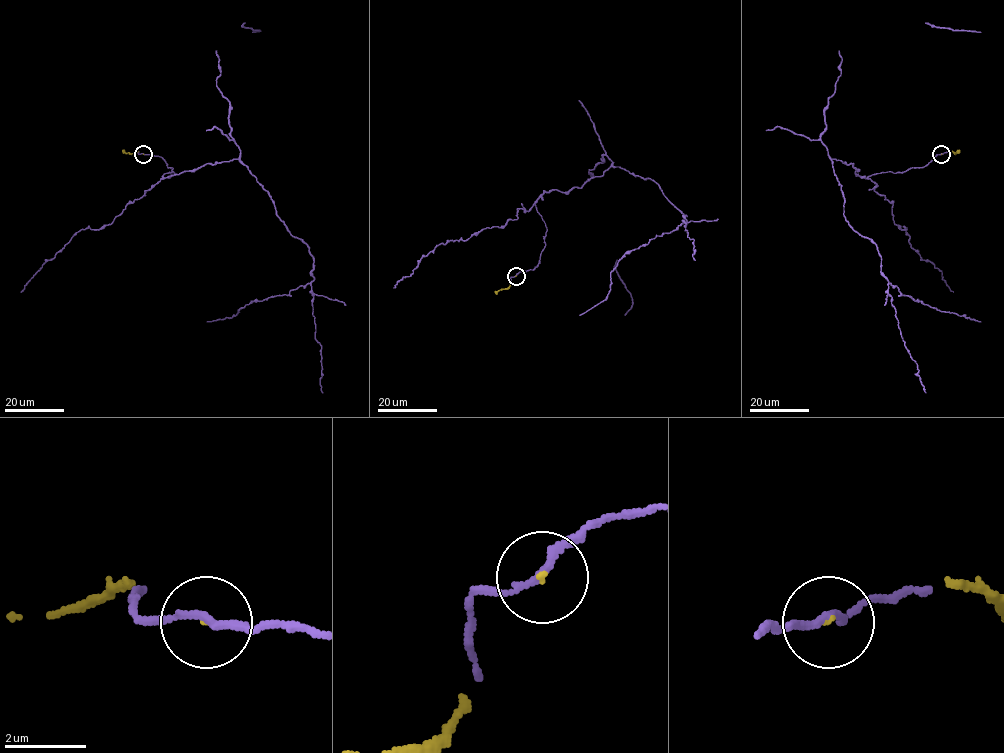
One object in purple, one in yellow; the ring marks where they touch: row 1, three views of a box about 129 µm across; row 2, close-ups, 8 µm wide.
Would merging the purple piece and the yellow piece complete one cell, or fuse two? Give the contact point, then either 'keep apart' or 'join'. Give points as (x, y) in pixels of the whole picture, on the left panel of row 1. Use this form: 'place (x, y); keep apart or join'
place (143, 154); join

